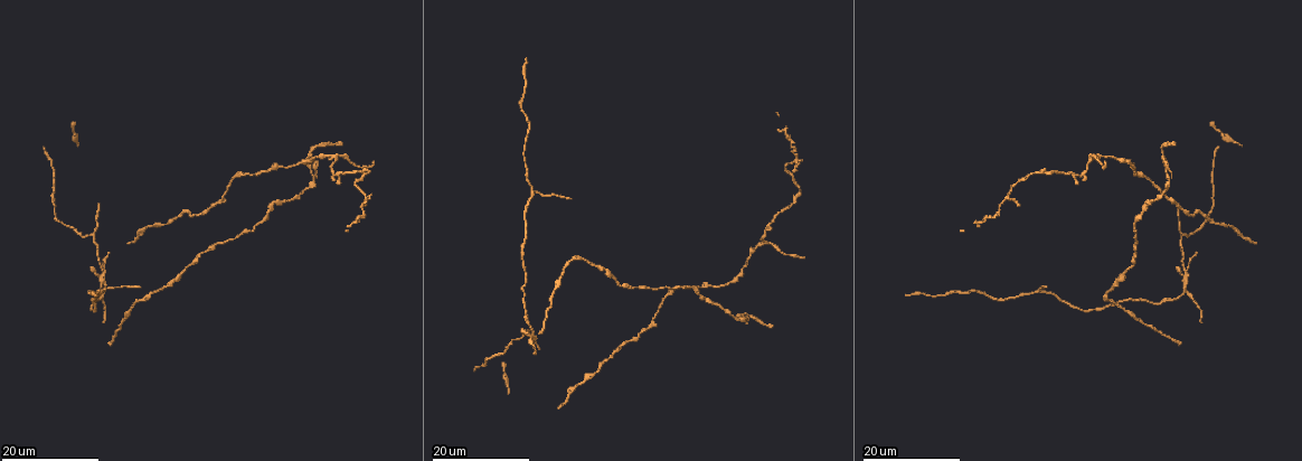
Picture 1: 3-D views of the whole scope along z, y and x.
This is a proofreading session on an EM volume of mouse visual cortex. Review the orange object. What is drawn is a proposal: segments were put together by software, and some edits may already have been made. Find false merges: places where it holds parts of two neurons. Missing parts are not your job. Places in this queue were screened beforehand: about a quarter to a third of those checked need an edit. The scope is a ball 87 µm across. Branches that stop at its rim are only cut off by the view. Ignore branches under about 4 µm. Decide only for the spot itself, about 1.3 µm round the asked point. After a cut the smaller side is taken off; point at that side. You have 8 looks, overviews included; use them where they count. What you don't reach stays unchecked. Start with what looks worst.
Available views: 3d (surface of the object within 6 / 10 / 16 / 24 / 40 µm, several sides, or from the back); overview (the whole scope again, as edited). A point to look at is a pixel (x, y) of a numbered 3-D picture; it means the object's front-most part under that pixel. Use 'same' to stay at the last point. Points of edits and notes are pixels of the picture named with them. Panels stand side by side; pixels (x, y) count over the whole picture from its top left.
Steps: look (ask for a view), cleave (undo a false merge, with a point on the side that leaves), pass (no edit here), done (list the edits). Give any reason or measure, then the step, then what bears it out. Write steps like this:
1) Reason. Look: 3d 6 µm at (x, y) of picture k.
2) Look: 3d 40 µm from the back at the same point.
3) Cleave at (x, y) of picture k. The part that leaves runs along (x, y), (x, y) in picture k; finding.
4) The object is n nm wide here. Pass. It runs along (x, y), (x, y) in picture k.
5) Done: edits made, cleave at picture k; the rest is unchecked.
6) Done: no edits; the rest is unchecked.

Three arms meet. Look: 3d 16 µm at (338, 156) of picture 1.

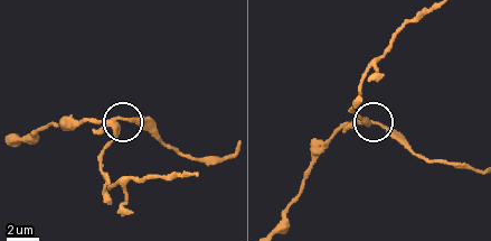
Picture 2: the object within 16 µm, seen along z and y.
Zoom in. Look: 3d 10 µm at (119, 124) of picture 2.

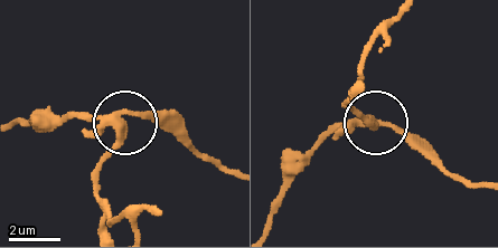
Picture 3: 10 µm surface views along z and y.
Look: 3d 10 µm from the back at (121, 122) of picture 3.

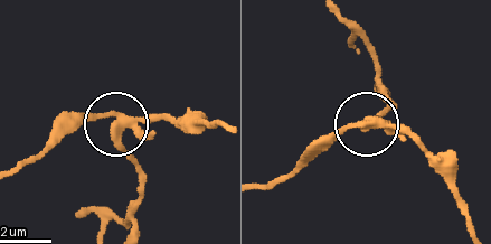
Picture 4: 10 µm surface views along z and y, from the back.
3 arms meet here. Cleave at (152, 137) of picture 4. A second neuron is stuck on.

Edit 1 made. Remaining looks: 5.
Sudden change in width. Look: 3d 16 µm at (271, 167) of picture 1.

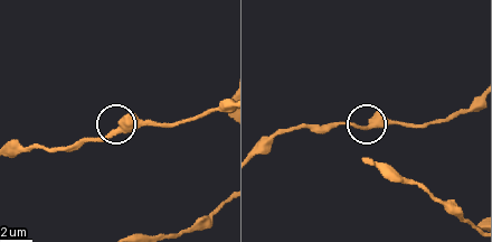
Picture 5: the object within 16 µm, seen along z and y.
Look: 3d 10 µm at (365, 126) of picture 5.

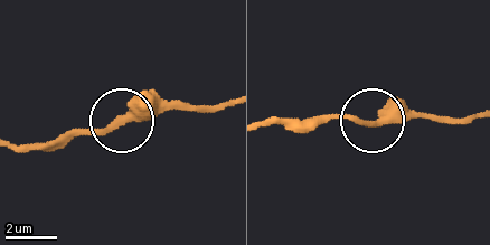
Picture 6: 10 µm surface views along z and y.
Pass. All the same neuron.

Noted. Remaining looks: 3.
Thick turns thin. Look: 3d 16 µm at (572, 259) of picture 1.

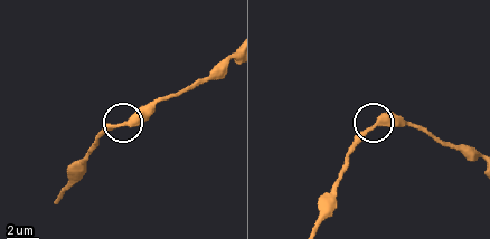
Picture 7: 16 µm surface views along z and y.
Look: 3d 10 µm at (125, 123) of picture 7.

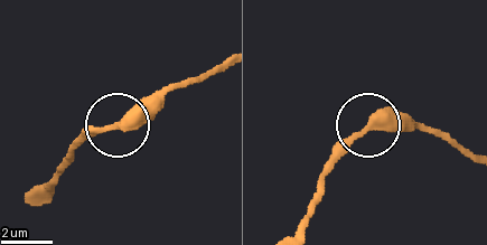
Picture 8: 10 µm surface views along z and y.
The object is 370 nm wide here. Pass. It runs along (469, 149), (419, 128), (367, 124), (324, 165) in picture 8; continuous, no second neuron.

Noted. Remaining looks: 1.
Done: edits made, cleave at picture 4; the rest is unchecked.

